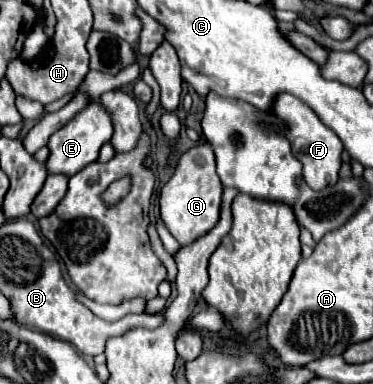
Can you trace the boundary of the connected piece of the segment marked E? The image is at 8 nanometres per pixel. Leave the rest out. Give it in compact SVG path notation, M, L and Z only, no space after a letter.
M90 102L84 110L80 110L80 114L76 114L64 128L60 128L48 142L50 146L50 158L46 162L46 168L50 174L66 174L66 176L74 176L76 172L80 172L84 166L88 166L90 162L94 162L98 158L100 148L110 142L114 134L114 124L110 114L104 110L104 106L100 102Z

